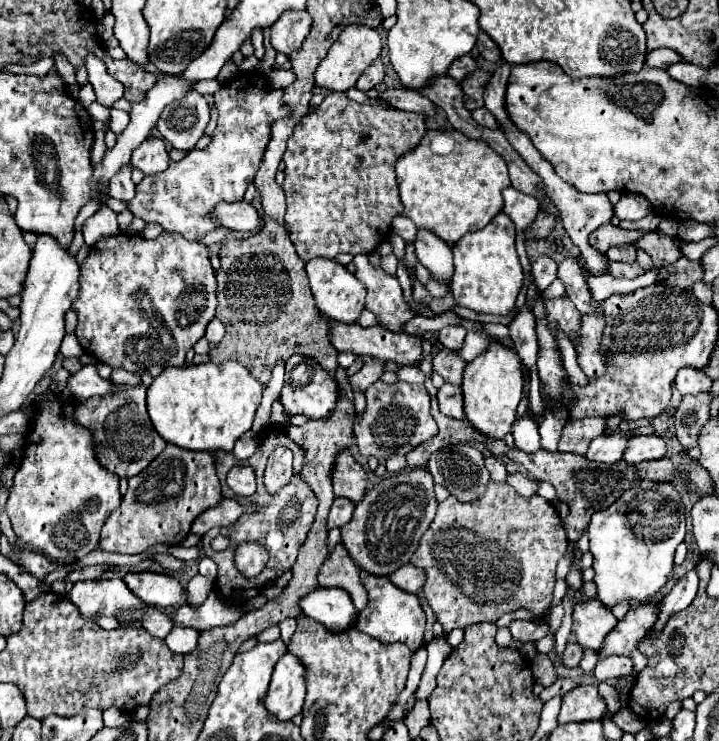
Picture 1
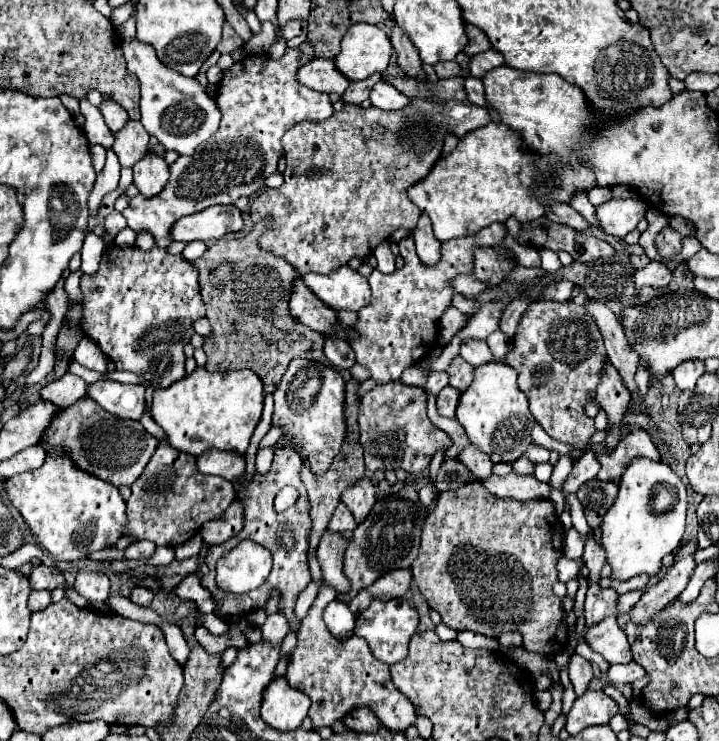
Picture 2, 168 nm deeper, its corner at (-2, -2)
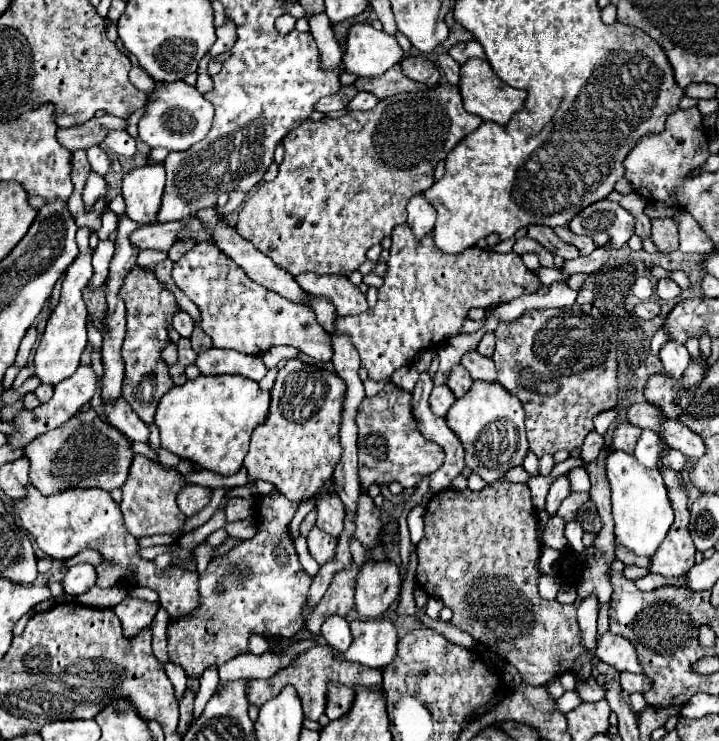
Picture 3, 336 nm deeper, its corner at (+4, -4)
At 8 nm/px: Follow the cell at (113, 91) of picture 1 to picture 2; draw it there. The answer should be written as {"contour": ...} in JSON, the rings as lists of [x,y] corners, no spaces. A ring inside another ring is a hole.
{"contour":[[[103,96],[103,102],[101,102],[99,110],[101,110],[103,118],[105,118],[105,124],[113,132],[117,132],[129,120],[129,116],[125,114],[125,110],[121,110],[121,106],[117,106],[117,102],[113,102],[113,98],[105,98]]]}

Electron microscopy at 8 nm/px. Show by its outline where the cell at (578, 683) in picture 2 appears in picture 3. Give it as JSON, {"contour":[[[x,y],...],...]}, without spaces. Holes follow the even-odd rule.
{"contour":[[[591,678],[589,682],[577,682],[577,692],[585,702],[599,702],[605,698],[605,688]]]}

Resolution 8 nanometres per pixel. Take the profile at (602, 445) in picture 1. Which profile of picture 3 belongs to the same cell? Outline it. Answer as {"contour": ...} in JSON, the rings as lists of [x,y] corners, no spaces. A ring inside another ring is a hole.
{"contour":[[[561,476],[557,478],[551,488],[549,488],[549,494],[547,494],[547,500],[545,500],[545,510],[549,512],[549,516],[553,516],[557,512],[557,508],[561,506],[561,502],[569,496],[569,478],[567,476]]]}

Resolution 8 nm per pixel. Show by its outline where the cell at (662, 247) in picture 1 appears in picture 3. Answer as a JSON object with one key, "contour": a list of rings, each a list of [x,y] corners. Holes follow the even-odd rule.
{"contour":[[[659,218],[653,220],[653,242],[659,252],[667,254],[679,248],[679,230],[673,218]]]}

